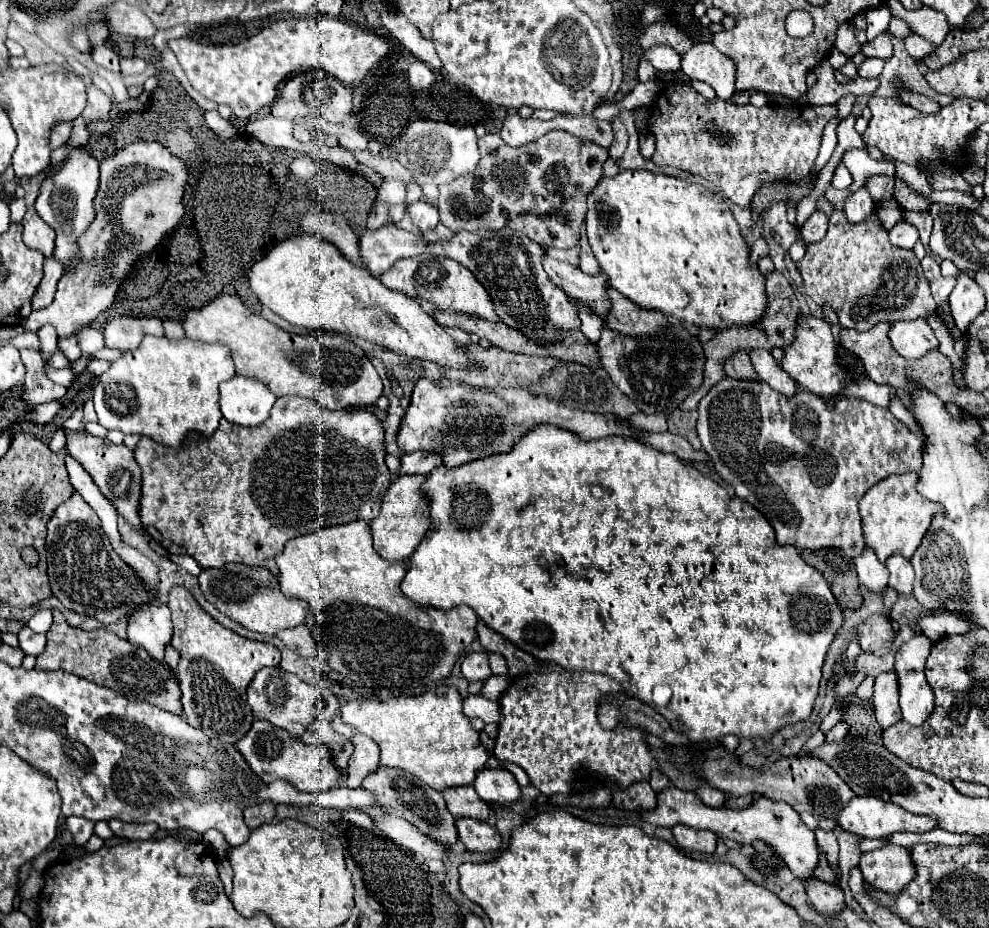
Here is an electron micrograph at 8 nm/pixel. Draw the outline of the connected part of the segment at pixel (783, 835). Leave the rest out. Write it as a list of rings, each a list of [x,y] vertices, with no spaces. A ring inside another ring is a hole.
[[[669,787],[657,795],[657,809],[653,811],[643,811],[643,819],[653,825],[663,825],[663,827],[673,827],[677,823],[689,825],[693,829],[709,829],[717,835],[729,837],[739,841],[741,845],[751,845],[755,839],[765,841],[769,847],[773,847],[779,857],[787,863],[787,867],[793,871],[793,875],[799,881],[807,881],[813,877],[813,871],[819,867],[819,845],[815,839],[815,829],[821,827],[825,831],[833,831],[837,825],[831,819],[821,819],[817,821],[809,813],[799,813],[791,809],[791,805],[777,803],[767,797],[759,797],[753,805],[741,811],[731,811],[731,809],[715,809],[705,805],[695,793],[681,791],[677,787]],[[813,829],[813,831],[811,831]]]

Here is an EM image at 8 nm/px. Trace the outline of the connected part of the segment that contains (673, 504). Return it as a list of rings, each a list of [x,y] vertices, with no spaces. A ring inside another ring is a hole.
[[[537,425],[515,443],[511,453],[483,457],[457,469],[439,465],[421,485],[421,493],[429,501],[431,529],[407,561],[401,591],[411,601],[425,607],[447,611],[457,605],[469,605],[493,631],[531,653],[535,659],[547,659],[565,669],[587,669],[609,675],[623,685],[629,697],[637,697],[645,703],[649,703],[649,693],[655,685],[669,685],[673,697],[657,711],[671,721],[673,729],[685,733],[692,742],[719,740],[727,733],[769,739],[771,731],[811,715],[827,647],[843,623],[841,609],[823,575],[807,565],[795,547],[777,545],[771,523],[757,509],[741,501],[725,481],[695,467],[703,467],[703,463],[681,461],[671,453],[661,453],[629,437],[585,441],[553,425]],[[559,567],[565,567],[565,577],[561,573],[559,577],[555,575]]]

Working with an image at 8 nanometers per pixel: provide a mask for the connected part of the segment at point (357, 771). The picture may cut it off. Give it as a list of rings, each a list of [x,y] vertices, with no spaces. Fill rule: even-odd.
[[[339,715],[333,719],[333,727],[335,727],[335,731],[343,733],[355,747],[355,753],[349,759],[347,787],[359,789],[361,781],[369,773],[375,773],[379,769],[379,749],[377,749],[377,743],[375,741],[365,741],[365,737],[361,737],[353,727],[343,725]]]

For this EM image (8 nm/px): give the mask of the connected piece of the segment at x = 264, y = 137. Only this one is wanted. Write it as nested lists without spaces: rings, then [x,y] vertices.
[[[273,115],[251,119],[247,123],[247,133],[257,141],[271,145],[271,147],[285,147],[303,151],[303,145],[293,137],[293,121],[277,119]]]

